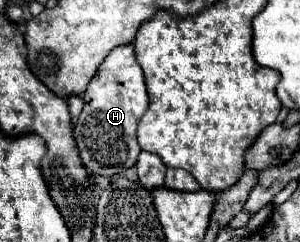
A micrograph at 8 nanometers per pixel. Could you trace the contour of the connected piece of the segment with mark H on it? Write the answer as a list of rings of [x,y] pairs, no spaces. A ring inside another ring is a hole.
[[[133,44],[113,48],[109,52],[109,56],[101,62],[97,74],[89,82],[83,100],[85,106],[79,114],[73,136],[85,168],[93,174],[101,174],[107,178],[127,172],[137,162],[137,156],[141,152],[135,130],[141,116],[147,112],[149,102],[143,70],[135,58]]]

